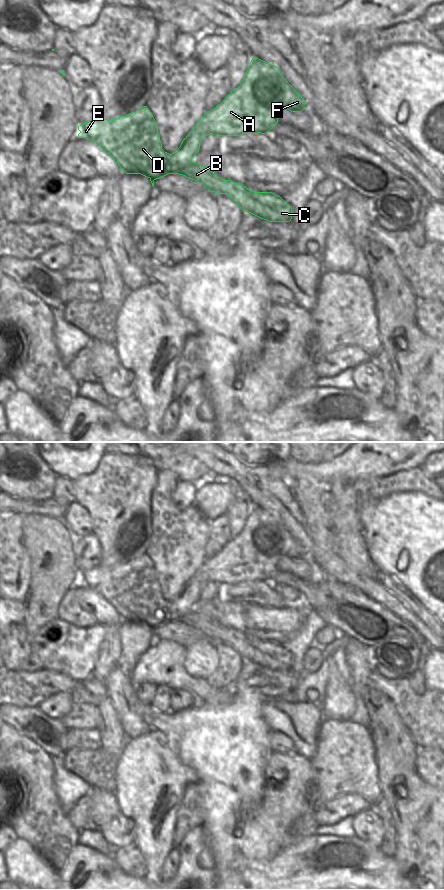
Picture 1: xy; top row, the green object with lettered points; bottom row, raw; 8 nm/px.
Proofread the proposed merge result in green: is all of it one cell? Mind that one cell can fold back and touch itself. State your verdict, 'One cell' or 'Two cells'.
Two cells.

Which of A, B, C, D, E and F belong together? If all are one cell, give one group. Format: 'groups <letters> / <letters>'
groups A F / B C D E

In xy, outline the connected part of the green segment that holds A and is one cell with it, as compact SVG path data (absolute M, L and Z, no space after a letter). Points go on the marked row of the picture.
M256 57L252 58L242 83L221 104L198 120L180 147L172 153L177 158L173 162L179 168L191 163L199 152L202 139L209 134L218 137L266 134L278 123L278 113L283 108L291 112L302 112L307 106L304 98L284 79L277 66Z

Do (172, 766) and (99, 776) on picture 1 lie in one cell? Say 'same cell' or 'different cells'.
different cells

